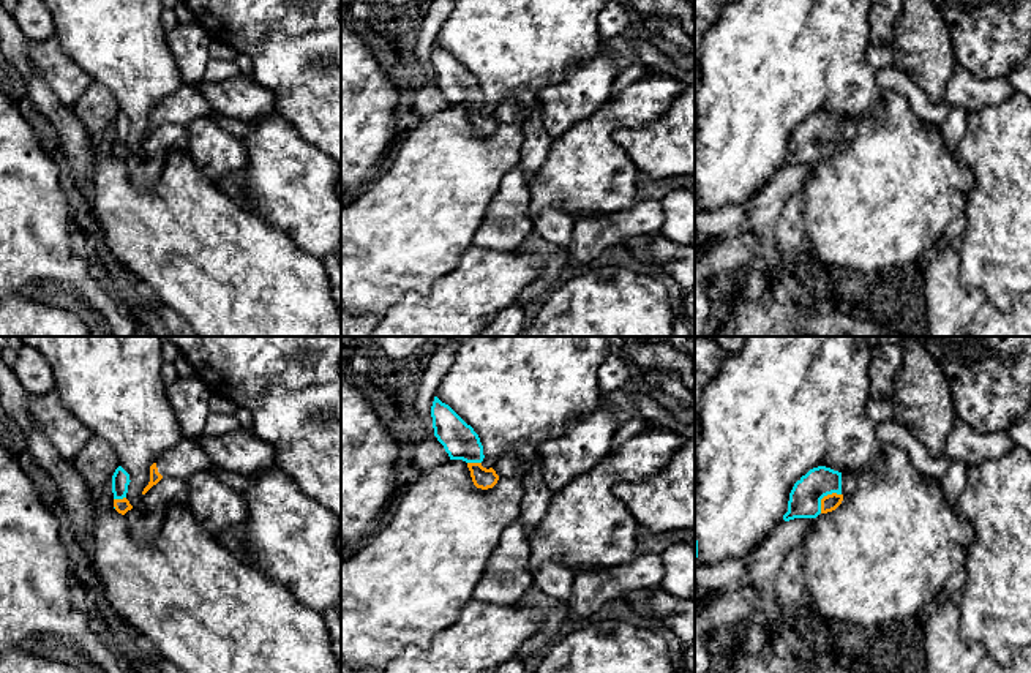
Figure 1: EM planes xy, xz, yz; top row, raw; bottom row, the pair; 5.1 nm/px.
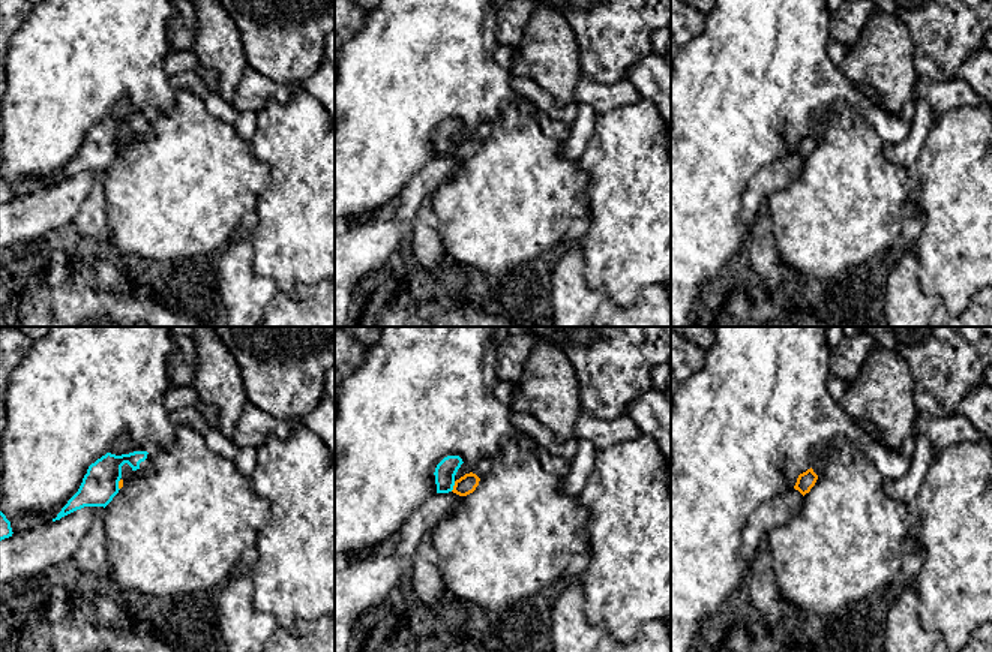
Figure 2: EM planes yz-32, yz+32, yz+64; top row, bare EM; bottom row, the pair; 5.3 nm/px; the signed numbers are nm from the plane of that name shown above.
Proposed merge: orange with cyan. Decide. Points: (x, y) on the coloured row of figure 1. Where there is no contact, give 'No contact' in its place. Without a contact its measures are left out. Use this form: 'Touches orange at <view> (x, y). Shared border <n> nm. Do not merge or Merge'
Touches orange at yz (824, 496). Shared border 150 nm. Merge

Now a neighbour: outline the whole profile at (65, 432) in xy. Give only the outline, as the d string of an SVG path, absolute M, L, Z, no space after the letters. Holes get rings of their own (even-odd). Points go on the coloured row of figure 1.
M57 390L32 397L28 412L49 442L69 463L76 453L93 438L93 433L62 404Z

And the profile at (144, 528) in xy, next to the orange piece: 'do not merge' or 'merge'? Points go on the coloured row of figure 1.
do not merge

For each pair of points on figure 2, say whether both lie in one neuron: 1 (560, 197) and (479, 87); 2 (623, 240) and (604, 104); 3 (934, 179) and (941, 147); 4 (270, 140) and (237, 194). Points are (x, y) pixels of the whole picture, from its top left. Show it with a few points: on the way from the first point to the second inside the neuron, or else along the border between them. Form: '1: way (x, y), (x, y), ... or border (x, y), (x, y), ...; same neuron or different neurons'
1: border (499, 117), (492, 122); different neurons
2: border (638, 99), (598, 116); different neurons
3: way (941, 171), (941, 155); same neuron
4: border (249, 143), (269, 168), (269, 183), (257, 195); different neurons

